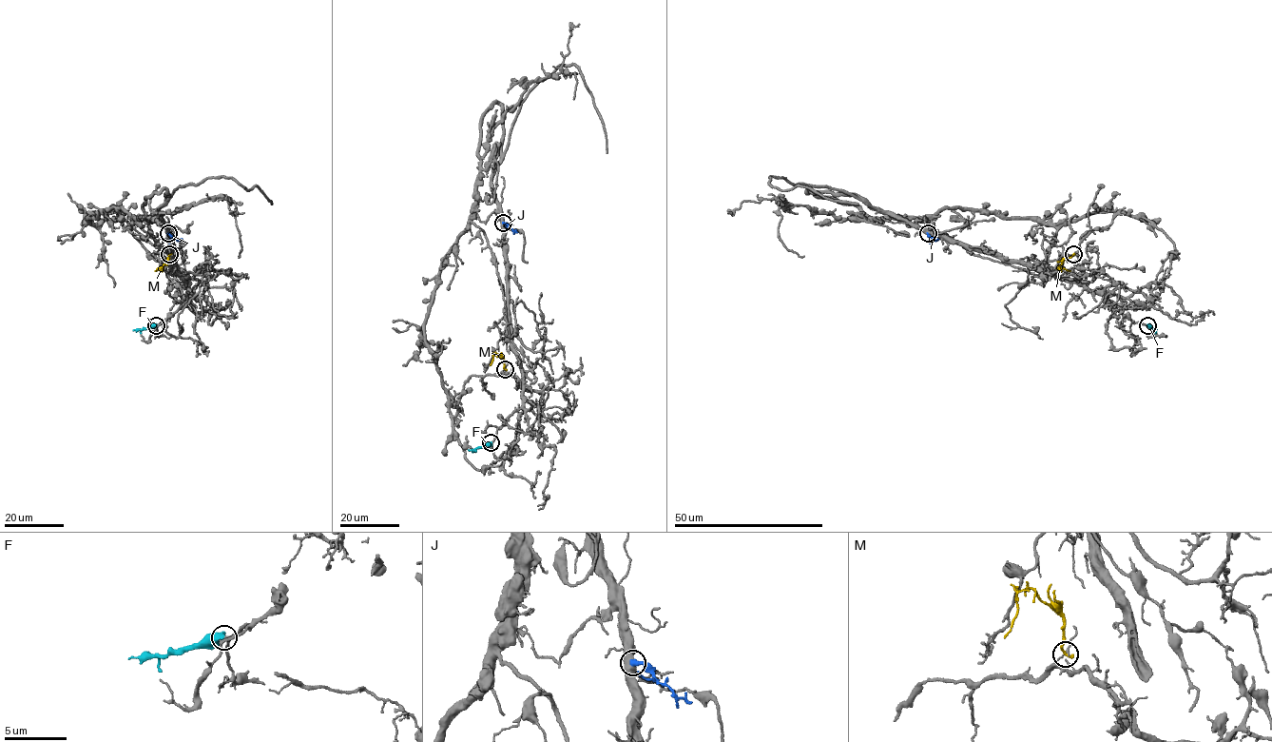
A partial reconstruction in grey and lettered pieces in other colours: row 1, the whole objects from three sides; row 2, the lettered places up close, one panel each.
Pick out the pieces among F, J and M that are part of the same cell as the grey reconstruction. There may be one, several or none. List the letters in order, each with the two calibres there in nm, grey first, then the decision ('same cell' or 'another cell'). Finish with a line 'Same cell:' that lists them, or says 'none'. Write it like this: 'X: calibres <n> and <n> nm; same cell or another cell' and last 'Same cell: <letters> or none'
F: calibres 220 and 600 nm; same cell
J: calibres 550 and 360 nm; another cell
M: calibres 130 and 280 nm; another cell
Same cell: F

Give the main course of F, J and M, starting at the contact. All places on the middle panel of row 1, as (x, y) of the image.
F: (491, 442), (469, 451)
J: (503, 223), (517, 232)
M: (504, 369), (504, 361), (496, 353), (490, 365)

